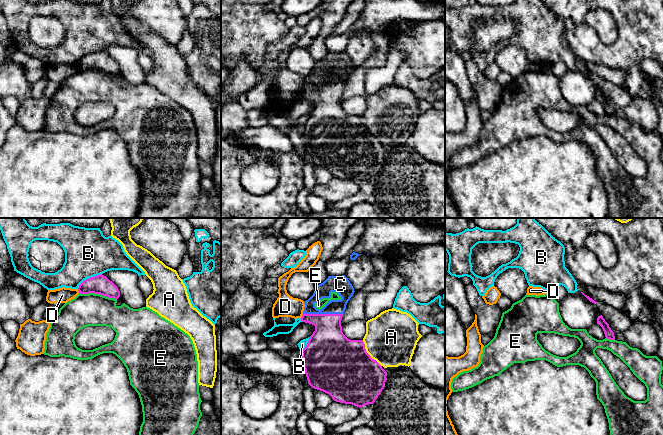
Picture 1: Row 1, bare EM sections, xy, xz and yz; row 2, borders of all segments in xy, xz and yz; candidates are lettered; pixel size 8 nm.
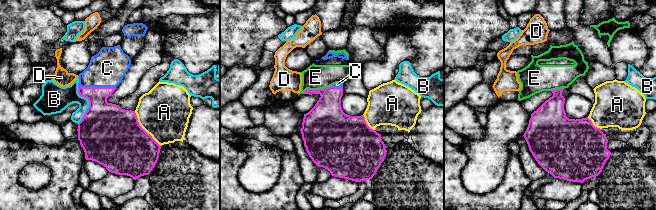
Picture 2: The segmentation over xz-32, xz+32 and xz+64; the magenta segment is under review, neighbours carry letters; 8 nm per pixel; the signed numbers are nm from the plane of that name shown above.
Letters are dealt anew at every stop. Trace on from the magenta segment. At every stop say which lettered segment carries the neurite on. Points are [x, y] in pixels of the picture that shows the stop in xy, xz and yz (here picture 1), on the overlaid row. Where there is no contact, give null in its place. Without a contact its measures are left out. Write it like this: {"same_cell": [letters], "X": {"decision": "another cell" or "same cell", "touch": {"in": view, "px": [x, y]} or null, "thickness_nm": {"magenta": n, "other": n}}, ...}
{"same_cell": ["C"], "A": {"decision": "another cell", "touch": {"in": "xz", "px": [368, 354]}, "thickness_nm": {"magenta": 480, "other": 420}}, "B": {"decision": "another cell", "touch": {"in": "xy", "px": [88, 278]}, "thickness_nm": {"magenta": 160, "other": 380}}, "C": {"decision": "same cell", "touch": {"in": "xz", "px": [322, 314]}, "thickness_nm": {"magenta": 300, "other": 120}}, "D": {"decision": "another cell", "touch": {"in": "xy", "px": [78, 290]}, "thickness_nm": {"magenta": 160, "other": 130}}, "E": {"decision": "another cell", "touch": {"in": "xy", "px": [98, 293]}, "thickness_nm": {"magenta": 160, "other": 260}}}

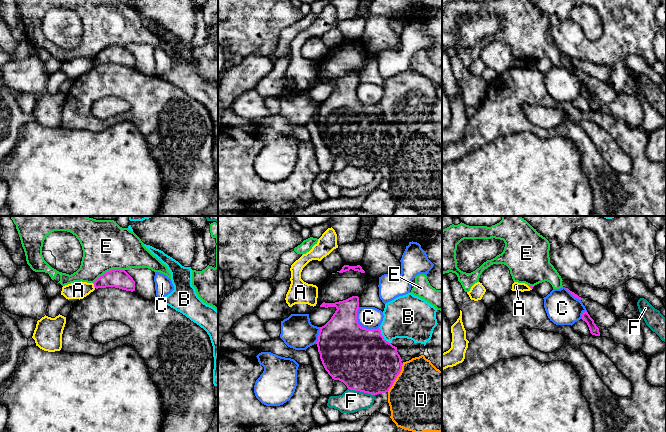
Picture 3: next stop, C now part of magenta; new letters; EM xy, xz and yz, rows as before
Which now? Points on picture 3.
{"same_cell": [], "A": {"decision": "another cell", "touch": {"in": "xy", "px": [94, 285]}, "thickness_nm": {"magenta": 150, "other": 140}}, "B": {"decision": "another cell", "touch": {"in": "xz", "px": [382, 336]}, "thickness_nm": {"magenta": 480, "other": 340}}, "C": {"decision": "another cell", "touch": {"in": "xz", "px": [359, 325]}, "thickness_nm": {"magenta": 480, "other": 180}}, "D": {"decision": "another cell", "touch": {"in": "xz", "px": [396, 377]}, "thickness_nm": {"magenta": 460, "other": 500}}, "E": {"decision": "another cell", "touch": {"in": "xy", "px": [108, 271]}, "thickness_nm": {"magenta": 150, "other": 380}}, "F": {"decision": "another cell", "touch": {"in": "xz", "px": [361, 391]}, "thickness_nm": {"magenta": 480, "other": 180}}}

